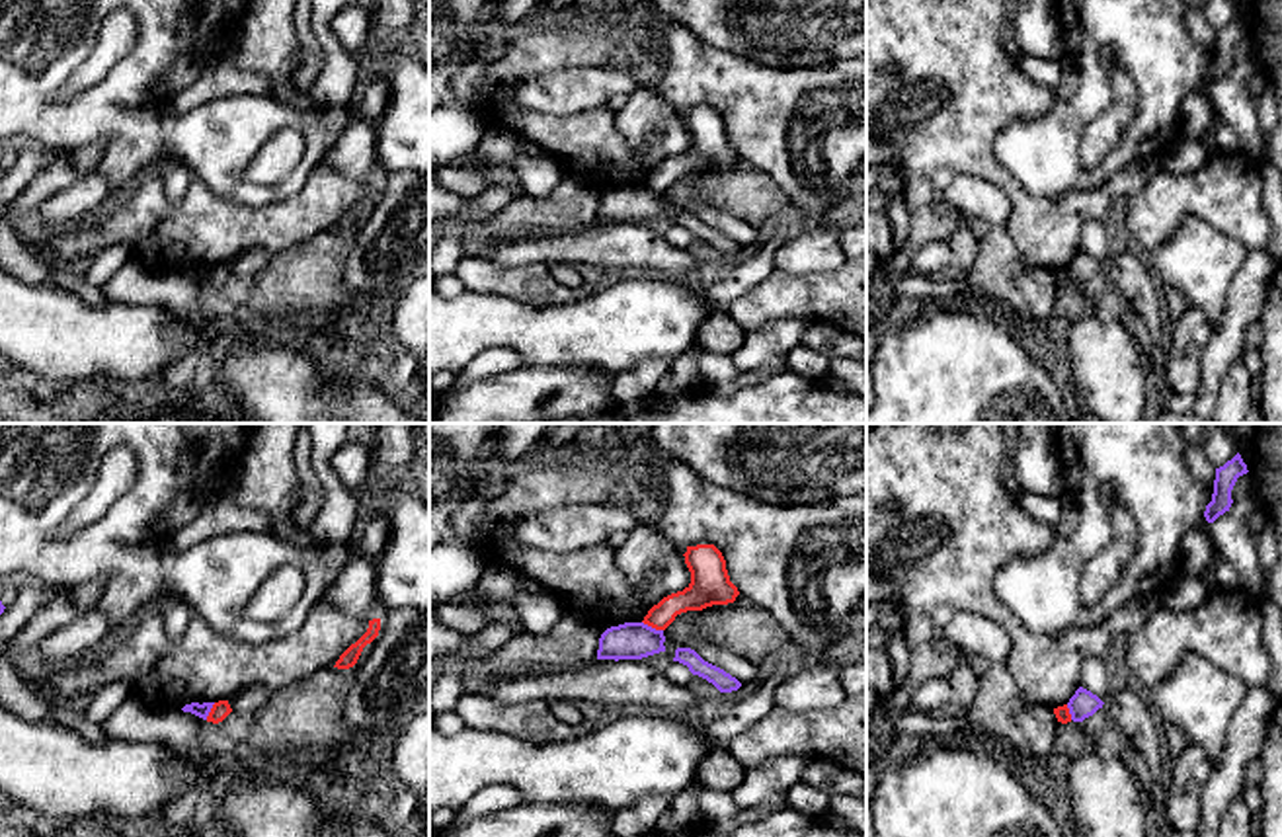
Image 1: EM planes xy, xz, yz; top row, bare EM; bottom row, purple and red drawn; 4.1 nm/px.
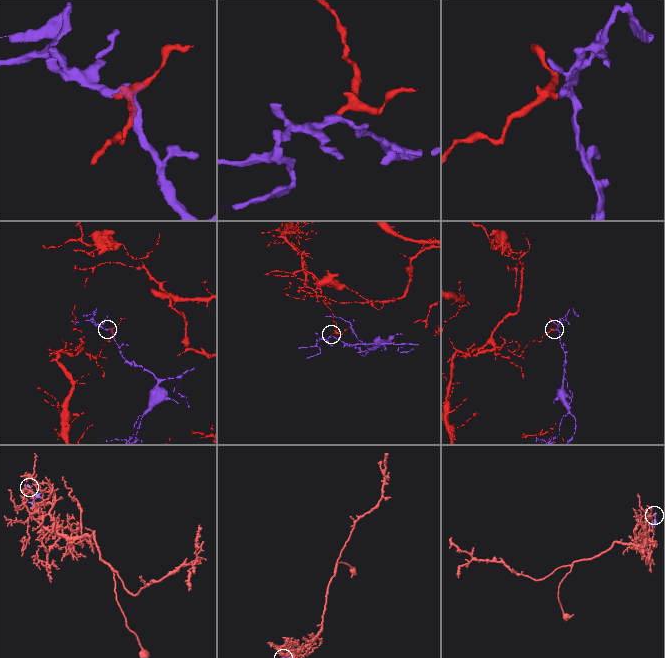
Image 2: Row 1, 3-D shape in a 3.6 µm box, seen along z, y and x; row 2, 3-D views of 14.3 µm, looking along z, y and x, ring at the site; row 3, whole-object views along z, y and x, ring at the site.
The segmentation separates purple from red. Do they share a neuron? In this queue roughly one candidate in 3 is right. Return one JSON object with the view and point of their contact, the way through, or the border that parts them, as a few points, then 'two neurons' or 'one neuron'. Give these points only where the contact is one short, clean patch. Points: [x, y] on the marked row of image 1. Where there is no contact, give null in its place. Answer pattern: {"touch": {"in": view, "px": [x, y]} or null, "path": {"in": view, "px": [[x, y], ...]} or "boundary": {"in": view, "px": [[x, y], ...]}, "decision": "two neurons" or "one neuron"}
{"touch": {"in": "xz", "px": [650, 627]}, "boundary": {"in": "xz", "px": [[642, 621], [662, 631]]}, "decision": "two neurons"}

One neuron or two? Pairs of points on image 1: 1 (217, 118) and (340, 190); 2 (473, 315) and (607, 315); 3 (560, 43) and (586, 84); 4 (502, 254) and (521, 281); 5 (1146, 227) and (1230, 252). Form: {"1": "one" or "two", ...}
{"1": "two", "2": "one", "3": "two", "4": "two", "5": "two"}

